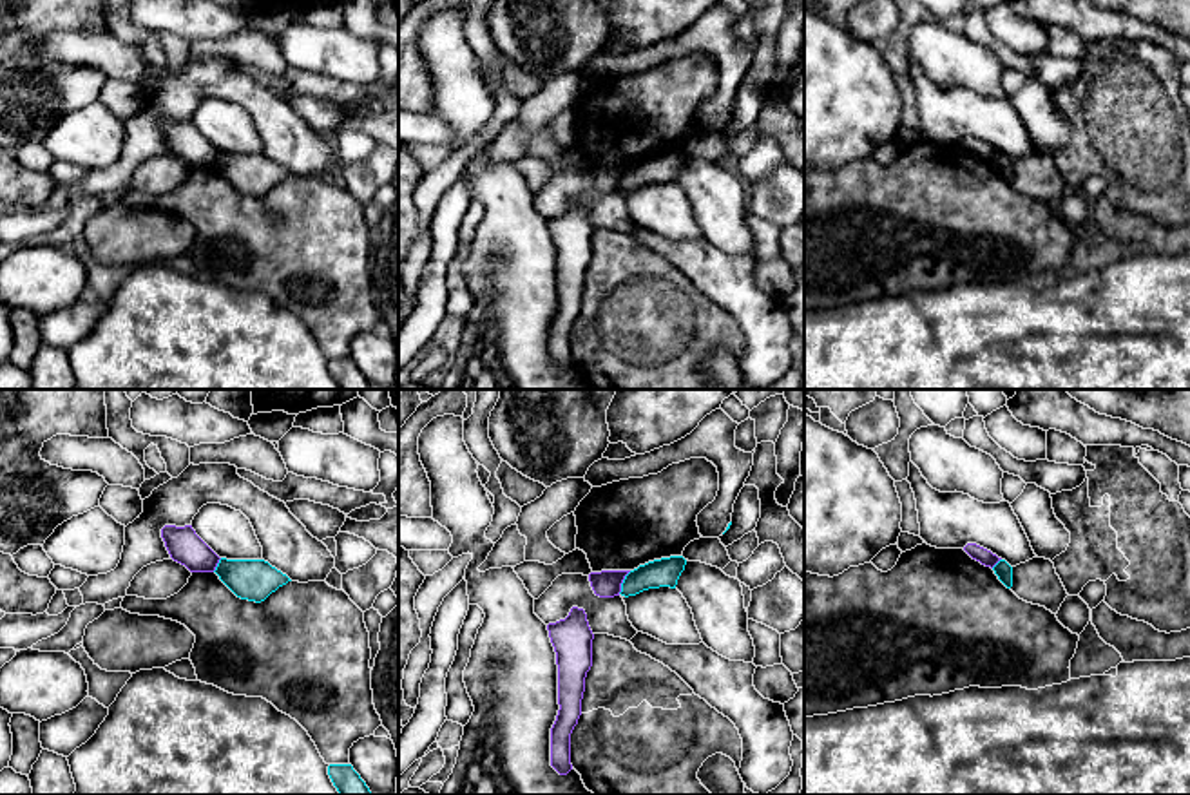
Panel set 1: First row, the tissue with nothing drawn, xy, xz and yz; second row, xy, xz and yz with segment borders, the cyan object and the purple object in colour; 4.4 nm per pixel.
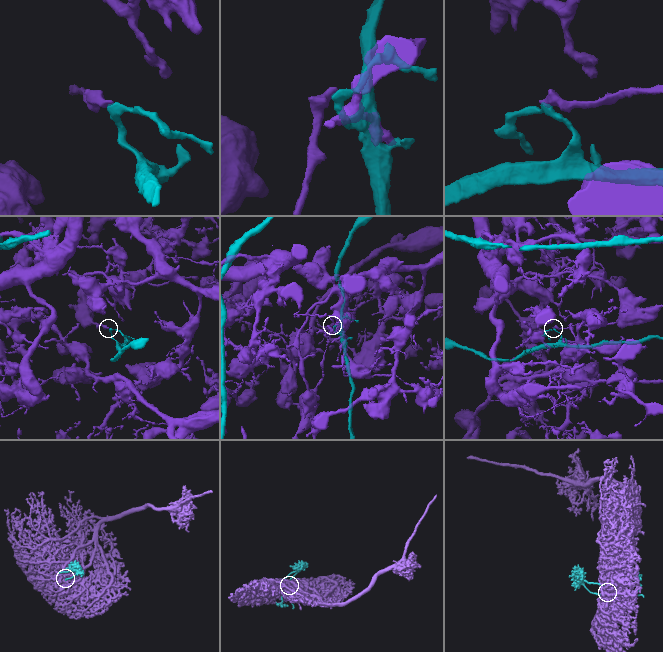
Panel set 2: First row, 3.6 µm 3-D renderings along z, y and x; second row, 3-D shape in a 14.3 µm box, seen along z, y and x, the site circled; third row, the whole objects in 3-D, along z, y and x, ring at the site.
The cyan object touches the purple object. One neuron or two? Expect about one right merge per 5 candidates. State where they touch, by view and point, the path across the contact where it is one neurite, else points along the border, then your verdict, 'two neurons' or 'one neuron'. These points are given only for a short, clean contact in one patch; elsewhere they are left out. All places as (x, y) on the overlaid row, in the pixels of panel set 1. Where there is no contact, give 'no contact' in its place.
contact xz (623, 582); border xz (631, 571), (618, 593); two neurons

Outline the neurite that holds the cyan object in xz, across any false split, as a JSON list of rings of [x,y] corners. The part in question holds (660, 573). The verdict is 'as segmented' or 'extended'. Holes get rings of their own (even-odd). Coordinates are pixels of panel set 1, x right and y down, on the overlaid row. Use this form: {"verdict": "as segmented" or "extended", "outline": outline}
{"verdict": "as segmented", "outline": [[[670,556],[648,561],[630,570],[621,583],[621,596],[636,596],[648,589],[670,587],[676,589],[686,560],[683,556]]]}

